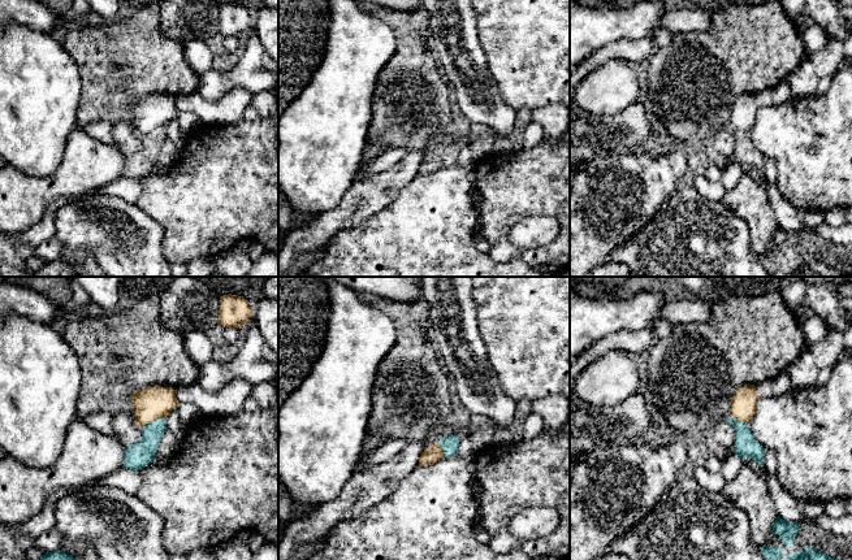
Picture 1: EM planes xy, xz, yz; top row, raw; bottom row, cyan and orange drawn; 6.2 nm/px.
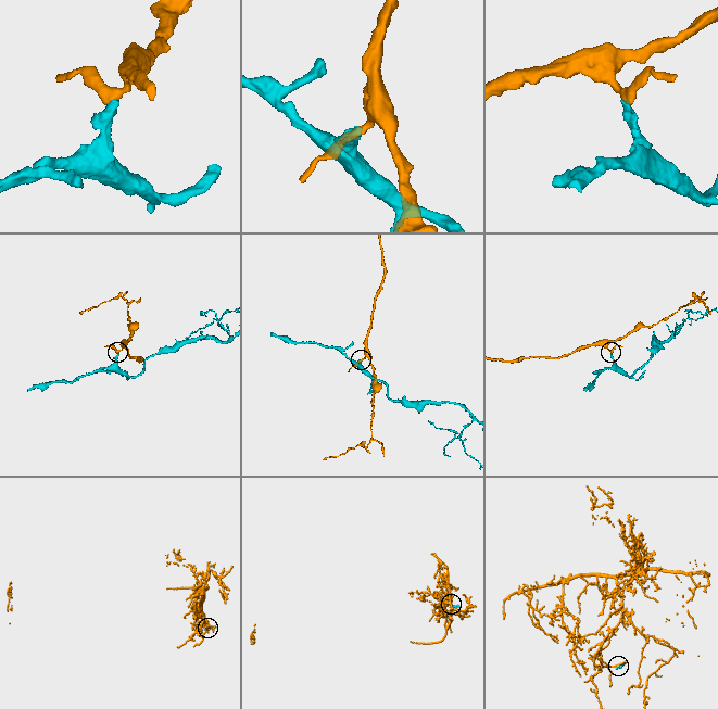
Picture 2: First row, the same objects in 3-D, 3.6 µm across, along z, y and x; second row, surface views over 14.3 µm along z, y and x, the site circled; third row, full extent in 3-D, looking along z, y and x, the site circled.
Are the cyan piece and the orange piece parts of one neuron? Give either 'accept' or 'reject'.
reject

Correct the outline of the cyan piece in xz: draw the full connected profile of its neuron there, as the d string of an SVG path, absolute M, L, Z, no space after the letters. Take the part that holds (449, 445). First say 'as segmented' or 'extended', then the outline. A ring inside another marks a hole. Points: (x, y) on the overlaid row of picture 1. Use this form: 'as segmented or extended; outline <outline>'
as segmented; outline M457 435L441 438L437 443L444 450L445 456L457 456L458 447L459 447L459 439Z

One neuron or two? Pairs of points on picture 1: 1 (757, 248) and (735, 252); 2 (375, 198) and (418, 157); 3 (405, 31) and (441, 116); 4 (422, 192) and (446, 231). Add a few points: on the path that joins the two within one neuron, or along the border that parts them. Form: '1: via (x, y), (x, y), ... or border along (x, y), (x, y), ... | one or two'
1: border along (744, 220), (749, 230), (749, 248), (760, 257) | two
2: via (385, 187), (407, 166) | one
3: via (411, 52), (411, 85), (422, 95) | one
4: via (428, 202), (437, 222) | one

